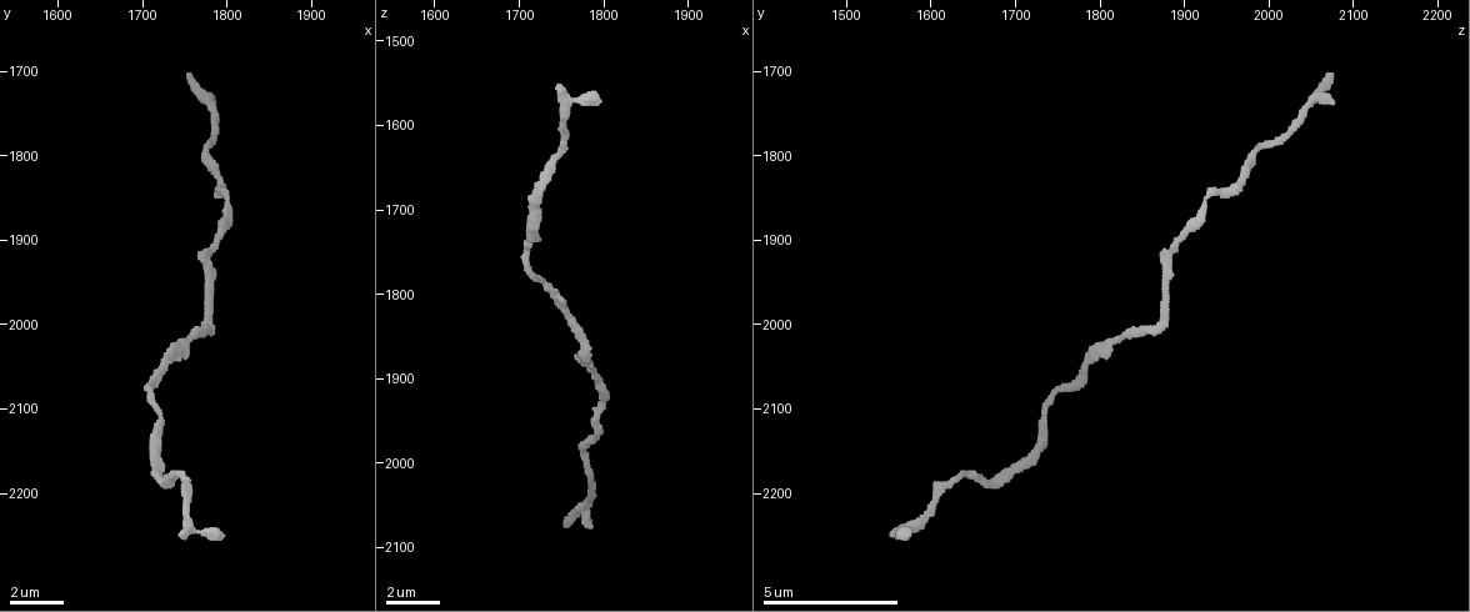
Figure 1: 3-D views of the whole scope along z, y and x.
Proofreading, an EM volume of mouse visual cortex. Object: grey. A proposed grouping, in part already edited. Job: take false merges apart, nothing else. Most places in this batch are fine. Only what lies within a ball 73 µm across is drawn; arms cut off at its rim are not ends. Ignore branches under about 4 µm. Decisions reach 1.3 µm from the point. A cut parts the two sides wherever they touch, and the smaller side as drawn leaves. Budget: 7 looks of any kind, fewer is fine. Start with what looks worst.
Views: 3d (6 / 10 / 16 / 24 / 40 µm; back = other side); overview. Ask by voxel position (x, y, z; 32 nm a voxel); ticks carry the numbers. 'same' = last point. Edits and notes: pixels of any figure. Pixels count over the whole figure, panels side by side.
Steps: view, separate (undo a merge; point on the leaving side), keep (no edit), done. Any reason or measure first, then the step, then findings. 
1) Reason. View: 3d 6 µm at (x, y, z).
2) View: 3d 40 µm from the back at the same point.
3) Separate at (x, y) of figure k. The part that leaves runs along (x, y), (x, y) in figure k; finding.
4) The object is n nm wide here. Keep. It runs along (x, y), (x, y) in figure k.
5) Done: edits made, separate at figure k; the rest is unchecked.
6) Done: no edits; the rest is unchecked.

View: 3d 16 µm at (1770, 2010, 1840).

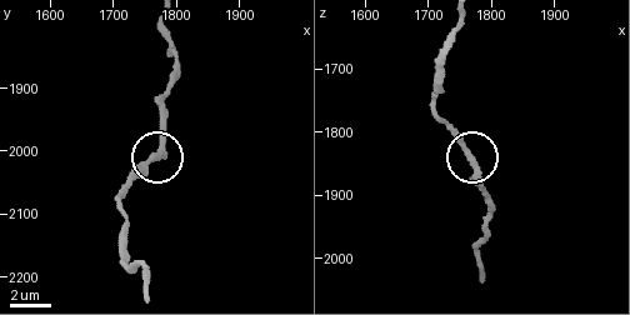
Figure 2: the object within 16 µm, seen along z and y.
The side arm is 14 µm long. Keep. One cell here.

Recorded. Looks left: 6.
Calibre changes. View: 3d 16 µm at (1715, 2130, 1735).

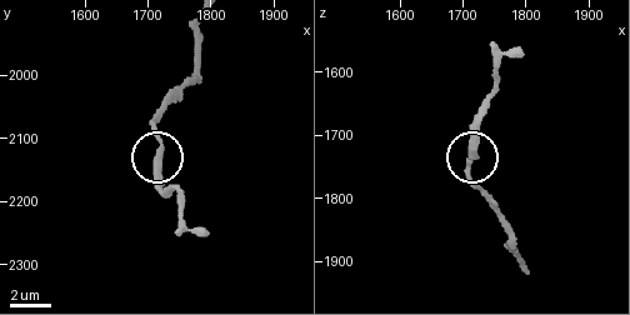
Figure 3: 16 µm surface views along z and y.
Keep. It runs along (190, 80), (155, 120), (160, 145), (155, 161), (159, 194) in figure 3; one cell here.

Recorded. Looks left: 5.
A narrow waist. View: 3d 10 µm at (1800, 1860, 1925).

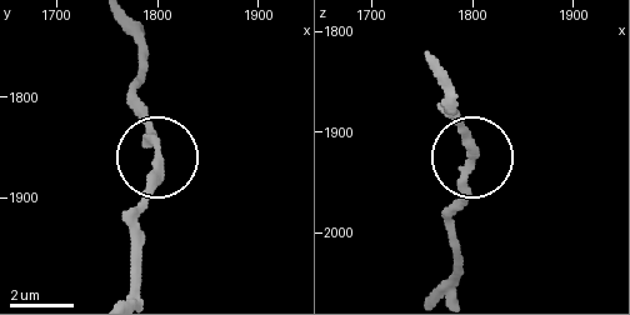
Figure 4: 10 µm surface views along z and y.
The object is 270 nm wide here. Keep. It runs along (130, 290), (133, 218), (158, 153), (133, 83) in figure 4; all the same cell.

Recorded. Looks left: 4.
Sudden change in width. View: 3d 10 µm at (1785, 1765, 2030).

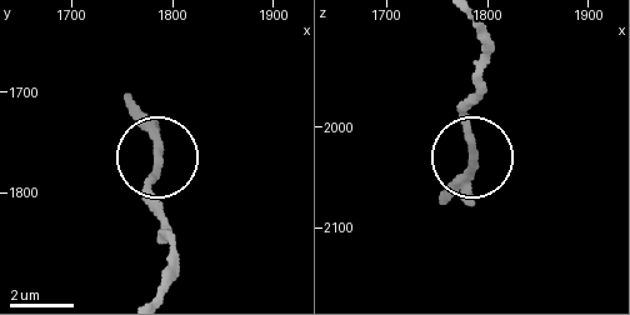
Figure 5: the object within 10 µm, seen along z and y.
Keep. It runs along (159, 289), (173, 244), (148, 186), (156, 144), (126, 106) in figure 5; one cell here.

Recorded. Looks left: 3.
Done: no edits; the rest is unchecked.

